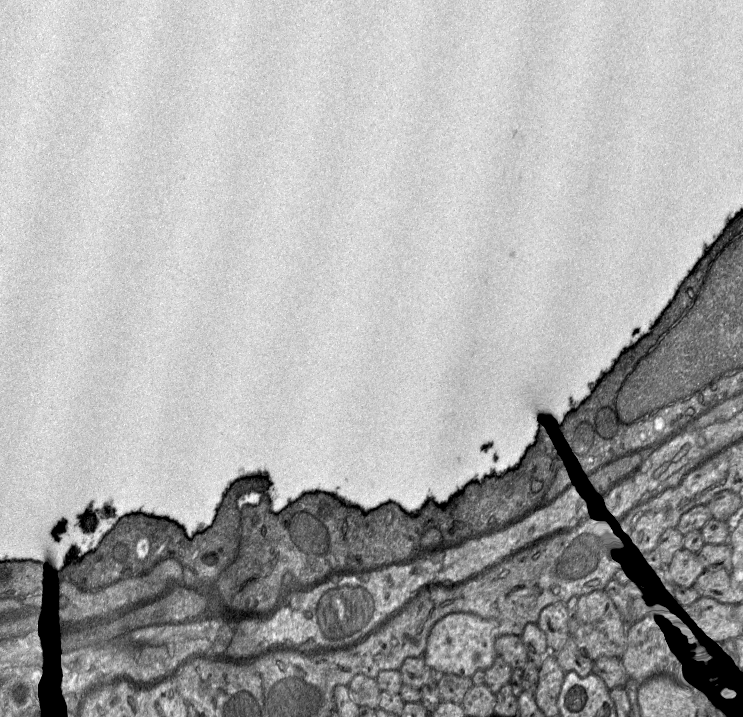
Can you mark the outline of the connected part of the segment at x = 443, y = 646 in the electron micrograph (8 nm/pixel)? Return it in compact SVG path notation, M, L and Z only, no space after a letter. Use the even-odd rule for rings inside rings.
M470 612L450 613L435 623L430 631L423 659L437 674L451 673L472 677L478 669L486 669L496 658L497 622Z

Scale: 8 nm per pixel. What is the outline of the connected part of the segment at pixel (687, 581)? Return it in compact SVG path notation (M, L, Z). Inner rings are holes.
M681 549L675 553L668 565L667 574L675 586L690 588L705 571L698 553Z

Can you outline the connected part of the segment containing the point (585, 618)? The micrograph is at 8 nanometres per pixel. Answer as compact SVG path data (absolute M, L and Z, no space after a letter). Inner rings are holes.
M593 591L579 597L575 615L570 615L569 635L565 646L555 654L556 659L563 671L574 671L581 677L586 677L592 673L596 660L601 657L621 658L626 647L627 625L624 625L618 610L611 602L605 591Z

